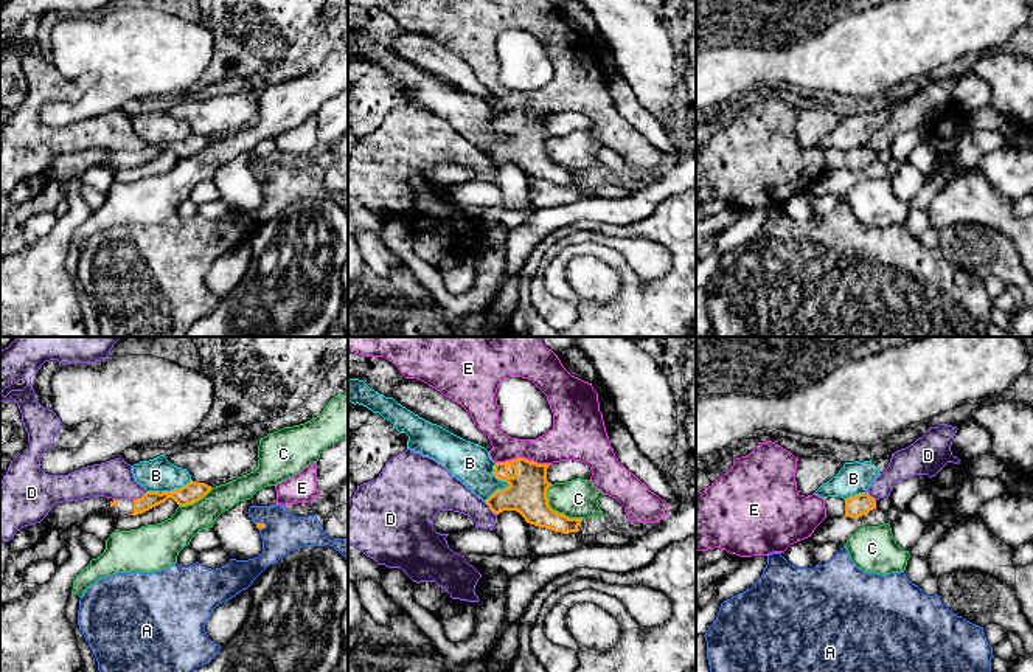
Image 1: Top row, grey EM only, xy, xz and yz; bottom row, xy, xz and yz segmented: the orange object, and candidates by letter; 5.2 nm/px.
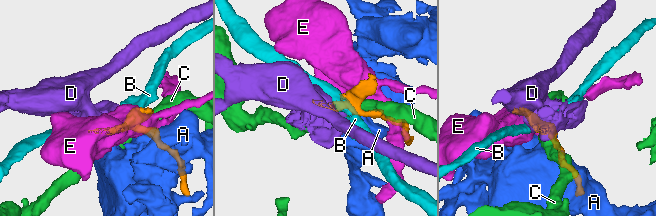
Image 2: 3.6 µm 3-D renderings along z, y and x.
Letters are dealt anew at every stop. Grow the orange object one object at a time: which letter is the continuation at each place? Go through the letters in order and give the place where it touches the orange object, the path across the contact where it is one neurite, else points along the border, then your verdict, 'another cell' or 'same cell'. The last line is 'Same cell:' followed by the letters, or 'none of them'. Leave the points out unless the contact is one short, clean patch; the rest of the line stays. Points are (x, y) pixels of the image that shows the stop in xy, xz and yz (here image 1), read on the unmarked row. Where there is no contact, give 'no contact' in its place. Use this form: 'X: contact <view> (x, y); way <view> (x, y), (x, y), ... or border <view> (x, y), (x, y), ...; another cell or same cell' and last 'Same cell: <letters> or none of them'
A: contact xy (261, 176); border xy (255, 176), (266, 179); another cell
B: contact xz (507, 134); border xz (496, 115), (493, 126), (508, 137), (497, 142), (485, 154); another cell
C: contact xz (558, 165); border xz (546, 142), (546, 149), (553, 162), (569, 169), (581, 171); another cell
D: contact xy (139, 151); border xy (146, 143), (132, 152); another cell
E: contact xz (522, 110); another cell
Same cell: none of them

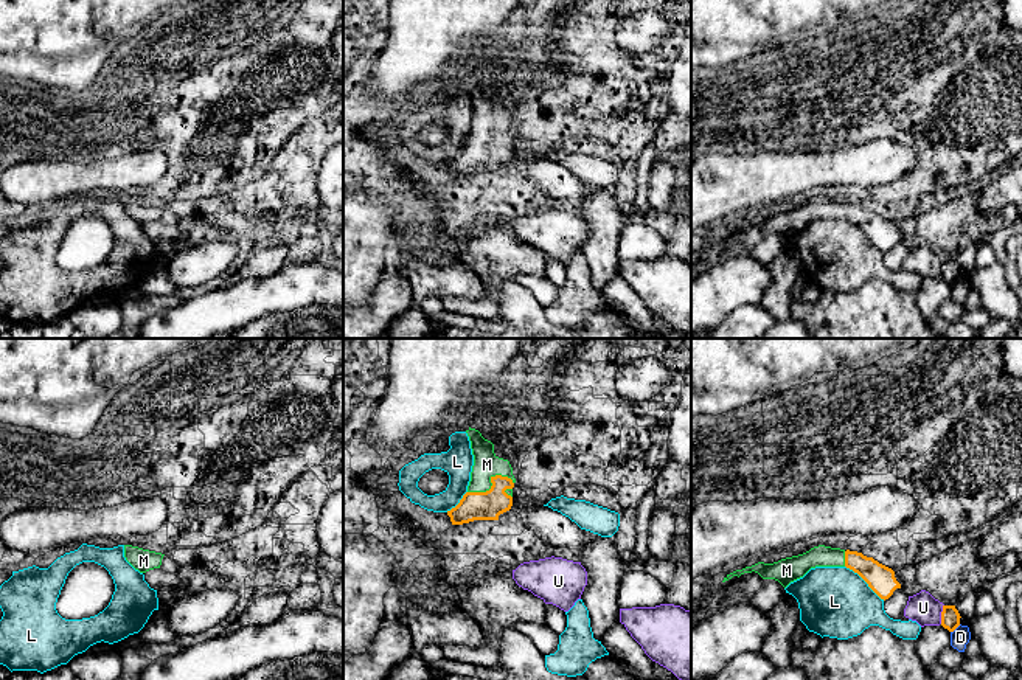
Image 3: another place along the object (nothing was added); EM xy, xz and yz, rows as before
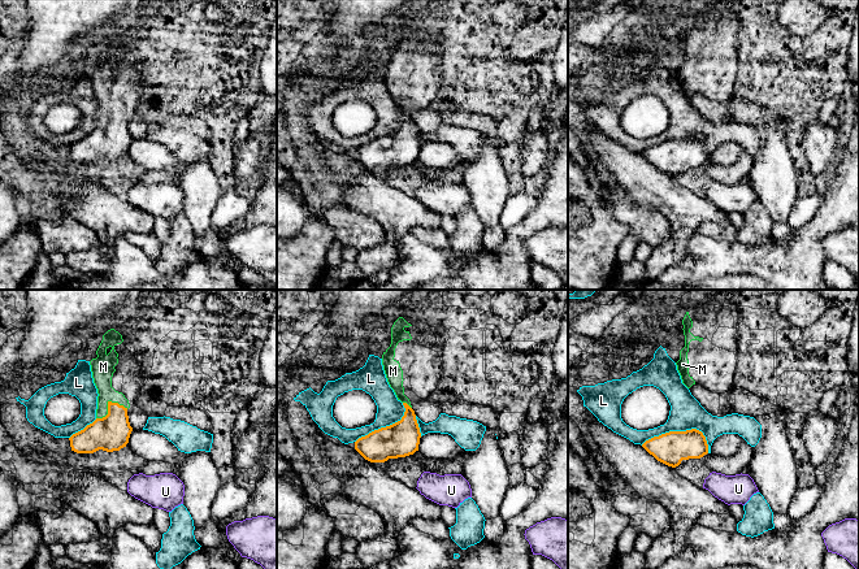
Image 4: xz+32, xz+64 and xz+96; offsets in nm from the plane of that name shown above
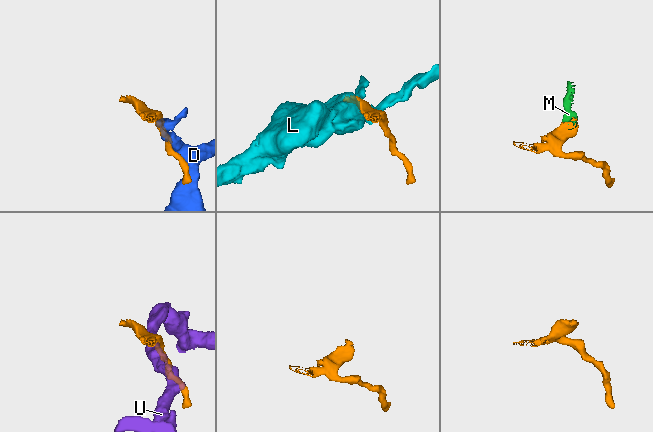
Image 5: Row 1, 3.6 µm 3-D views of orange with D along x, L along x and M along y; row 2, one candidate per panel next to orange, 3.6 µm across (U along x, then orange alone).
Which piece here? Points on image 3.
D: contact yz (955, 280); another cell
L: contact yz (865, 233); another cell
M: contact xz (491, 134); way xz (488, 157), (491, 134), (486, 117); same cell
U: contact yz (942, 266); border yz (943, 256), (940, 275); another cell
Same cell: M

